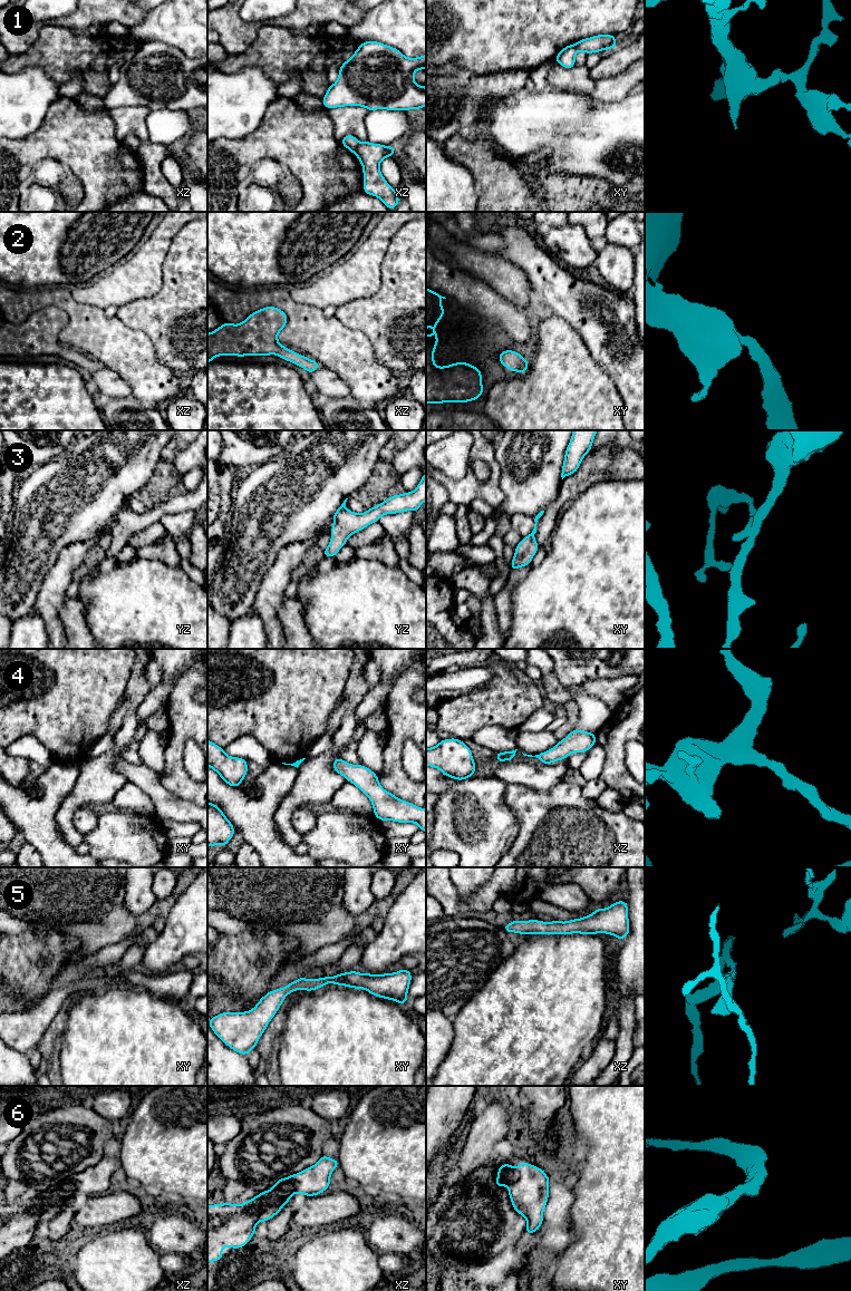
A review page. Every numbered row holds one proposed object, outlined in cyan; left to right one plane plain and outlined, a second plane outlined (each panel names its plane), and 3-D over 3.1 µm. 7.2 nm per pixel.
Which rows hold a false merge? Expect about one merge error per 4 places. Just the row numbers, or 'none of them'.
1

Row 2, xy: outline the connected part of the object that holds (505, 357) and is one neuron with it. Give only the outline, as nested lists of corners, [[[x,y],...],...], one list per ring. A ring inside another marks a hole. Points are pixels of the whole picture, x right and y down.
[[[504,350],[499,355],[500,362],[511,371],[525,372],[529,369],[529,361],[514,350]]]

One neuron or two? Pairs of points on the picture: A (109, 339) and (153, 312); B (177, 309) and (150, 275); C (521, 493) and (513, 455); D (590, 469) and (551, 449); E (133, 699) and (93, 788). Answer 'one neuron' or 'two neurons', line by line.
A: two neurons
B: two neurons
C: one neuron
D: two neurons
E: one neuron

